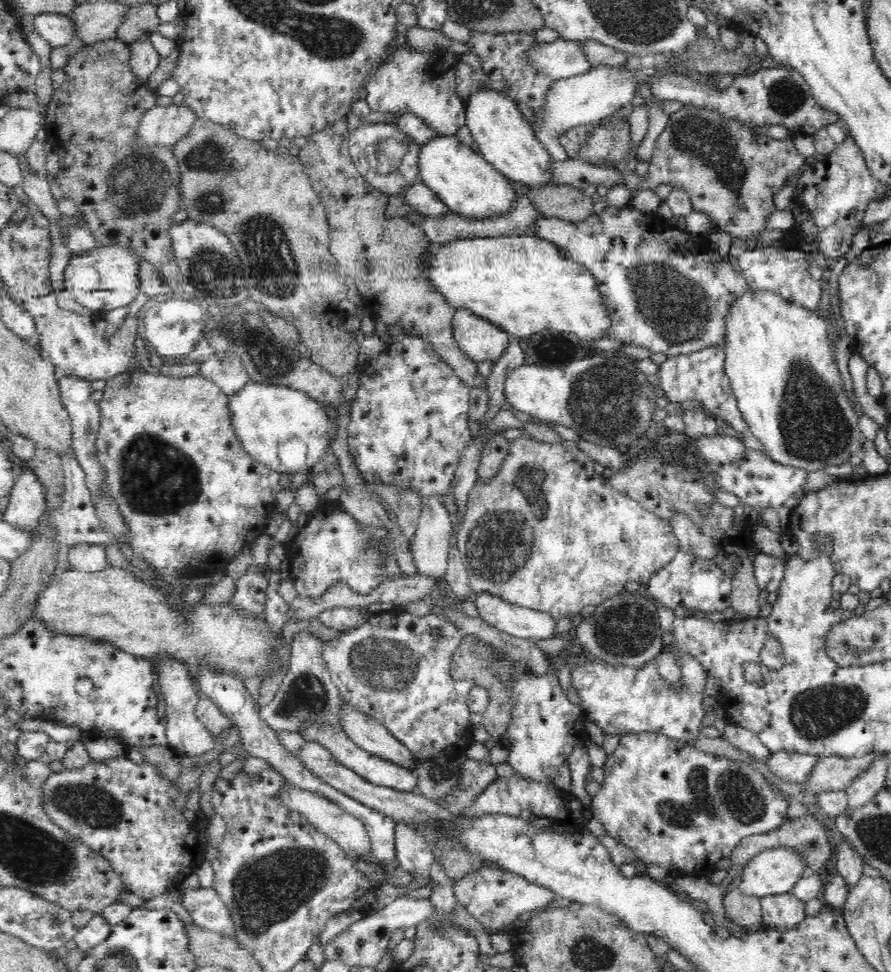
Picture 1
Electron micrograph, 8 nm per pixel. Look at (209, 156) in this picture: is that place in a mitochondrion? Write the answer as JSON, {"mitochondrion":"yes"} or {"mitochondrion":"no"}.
{"mitochondrion":"yes"}

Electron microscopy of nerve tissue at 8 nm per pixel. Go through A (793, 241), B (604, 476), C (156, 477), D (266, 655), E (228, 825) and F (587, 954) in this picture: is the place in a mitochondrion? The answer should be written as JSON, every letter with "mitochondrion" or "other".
{"A":"other","B":"other","C":"mitochondrion","D":"other","E":"other","F":"mitochondrion"}

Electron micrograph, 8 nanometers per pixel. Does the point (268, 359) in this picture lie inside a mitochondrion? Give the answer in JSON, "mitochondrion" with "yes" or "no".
{"mitochondrion":"yes"}

